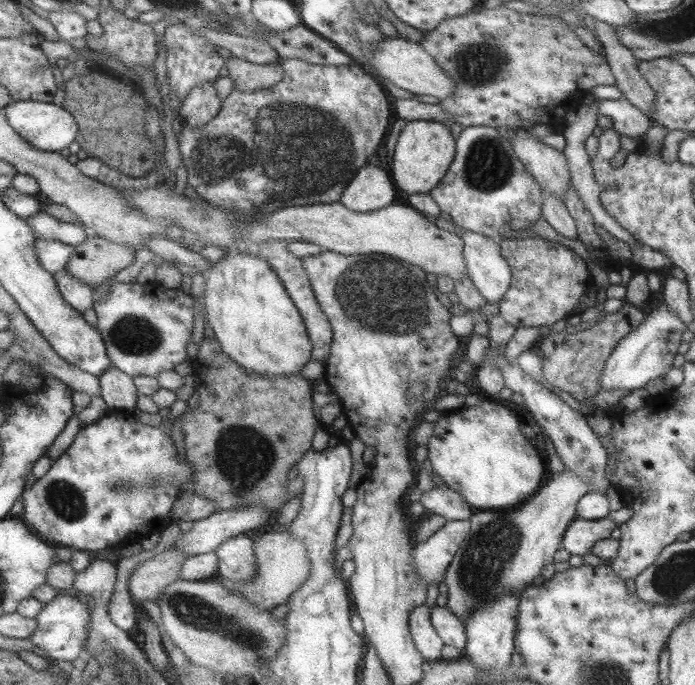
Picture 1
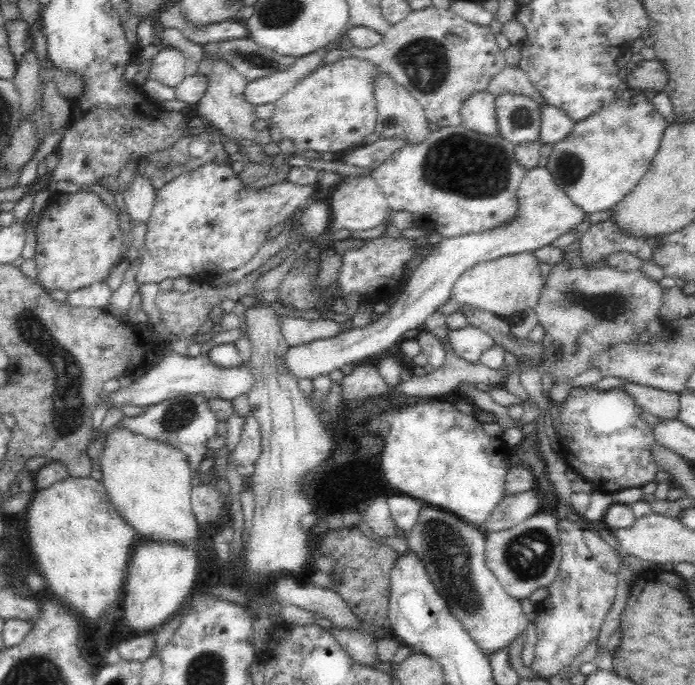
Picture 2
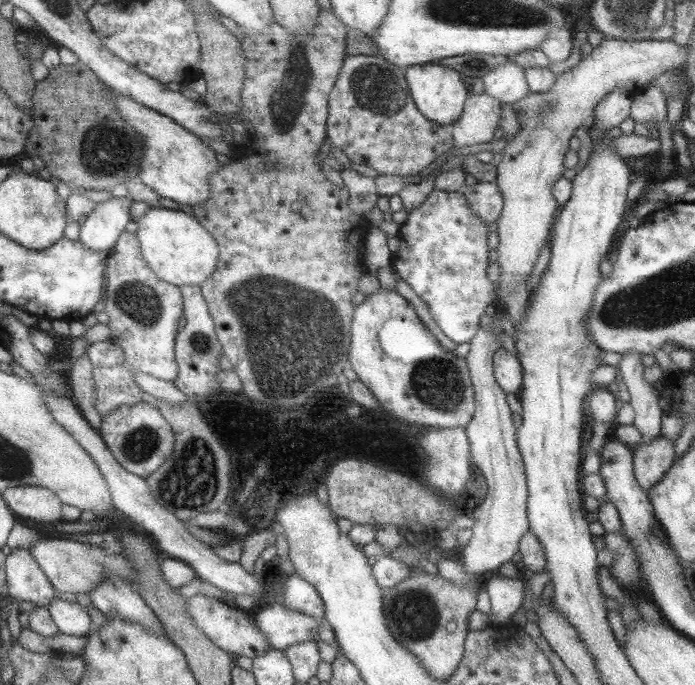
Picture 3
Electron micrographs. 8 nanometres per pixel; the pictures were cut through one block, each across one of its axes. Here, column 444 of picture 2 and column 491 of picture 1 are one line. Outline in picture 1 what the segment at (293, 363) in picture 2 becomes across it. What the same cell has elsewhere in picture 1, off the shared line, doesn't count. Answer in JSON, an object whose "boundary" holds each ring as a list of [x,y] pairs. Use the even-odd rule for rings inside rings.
{"boundary":[[[461,230],[462,255],[468,277],[487,303],[497,302],[511,280],[510,266],[502,257],[499,240]]]}

